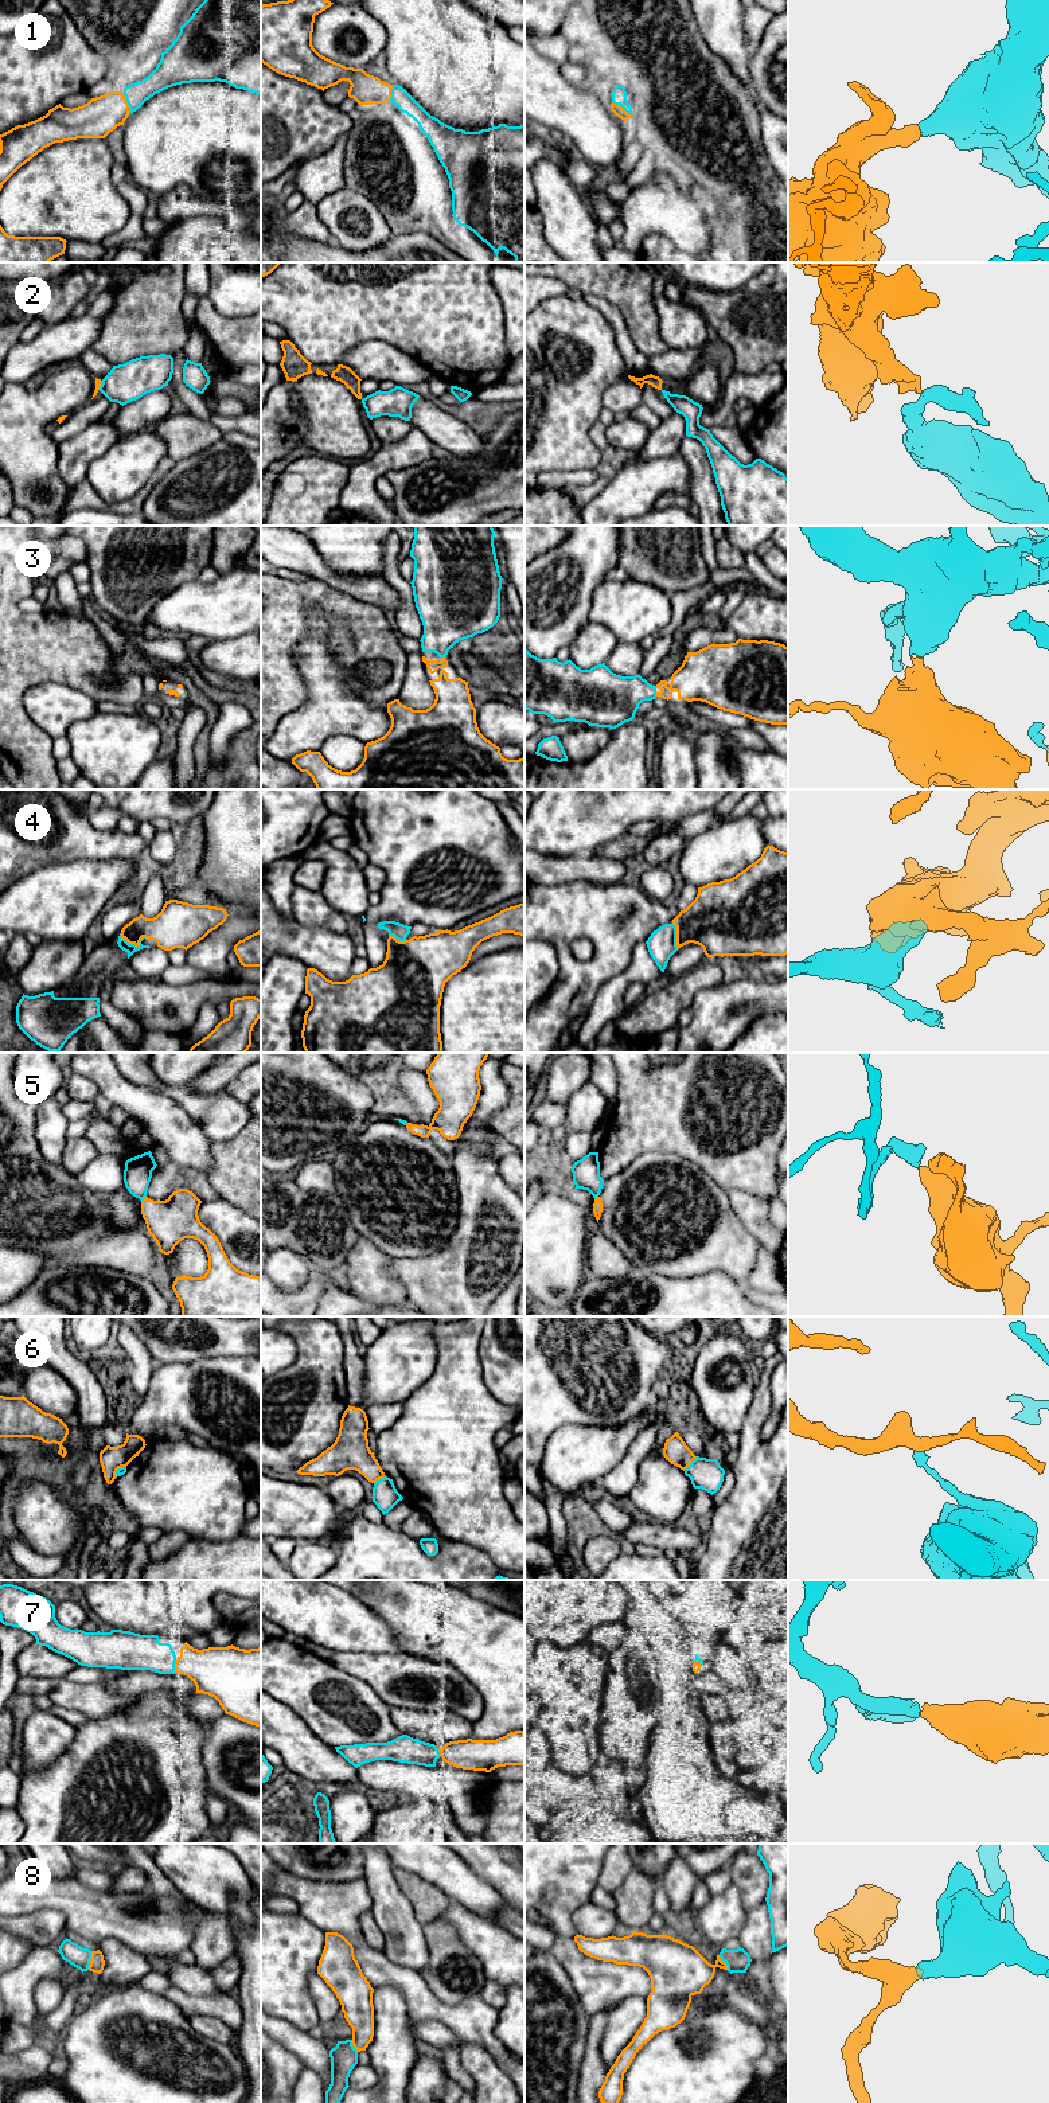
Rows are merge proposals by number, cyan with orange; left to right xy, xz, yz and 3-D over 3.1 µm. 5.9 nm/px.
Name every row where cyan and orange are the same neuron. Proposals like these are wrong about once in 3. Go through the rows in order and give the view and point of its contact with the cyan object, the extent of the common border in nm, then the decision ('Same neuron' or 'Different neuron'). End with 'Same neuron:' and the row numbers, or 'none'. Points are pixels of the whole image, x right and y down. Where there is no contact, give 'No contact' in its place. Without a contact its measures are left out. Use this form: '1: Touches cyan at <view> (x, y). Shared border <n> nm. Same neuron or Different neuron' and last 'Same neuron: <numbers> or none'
1: Touches cyan at xy (127, 101). Shared border 130 nm. Same neuron
2: Touches cyan at xy (101, 385). Shared border 60 nm. Different neuron
3: Touches cyan at xz (444, 656). Shared border 30 nm. Same neuron
4: Touches cyan at xy (135, 945). Shared border 190 nm. Same neuron
5: Touches cyan at xy (144, 1197). Shared border 50 nm. Different neuron
6: Touches cyan at yz (691, 1463). Shared border 120 nm. Different neuron
7: Touches cyan at xy (174, 1666). Shared border 80 nm. Same neuron
8: Touches cyan at xy (89, 1961). Shared border 110 nm. Same neuron
Same neuron: 1, 3, 4, 7, 8

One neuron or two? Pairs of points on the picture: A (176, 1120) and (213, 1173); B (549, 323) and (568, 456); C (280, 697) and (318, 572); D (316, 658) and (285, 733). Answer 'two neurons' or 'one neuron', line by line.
A: two neurons
B: one neuron
C: two neurons
D: one neuron

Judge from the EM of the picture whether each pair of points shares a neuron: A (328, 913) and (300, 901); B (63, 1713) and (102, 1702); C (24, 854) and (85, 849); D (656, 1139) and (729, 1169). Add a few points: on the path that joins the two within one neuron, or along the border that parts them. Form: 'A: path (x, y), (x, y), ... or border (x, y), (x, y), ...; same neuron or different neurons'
A: path (322, 913), (314, 912), (307, 905); same neuron
B: border (54, 1704), (62, 1708), (71, 1708), (92, 1719); different neurons
C: path (39, 849), (70, 849); same neuron
D: path (674, 1139), (683, 1139), (700, 1155), (712, 1159); same neuron

